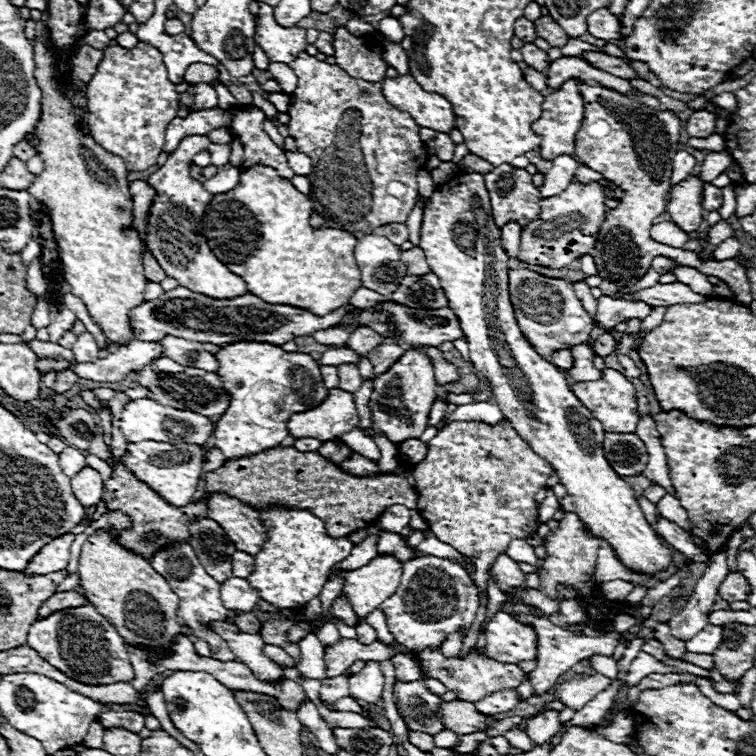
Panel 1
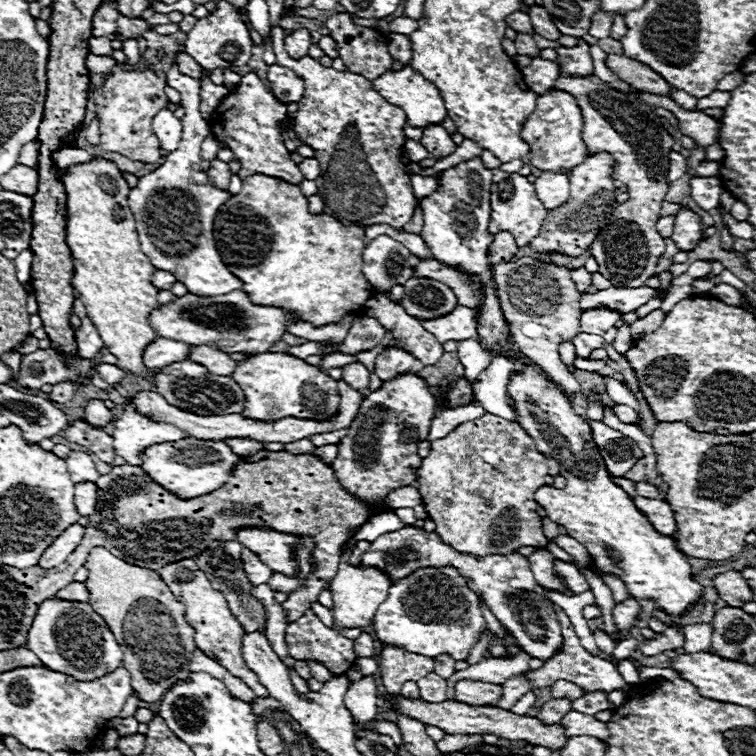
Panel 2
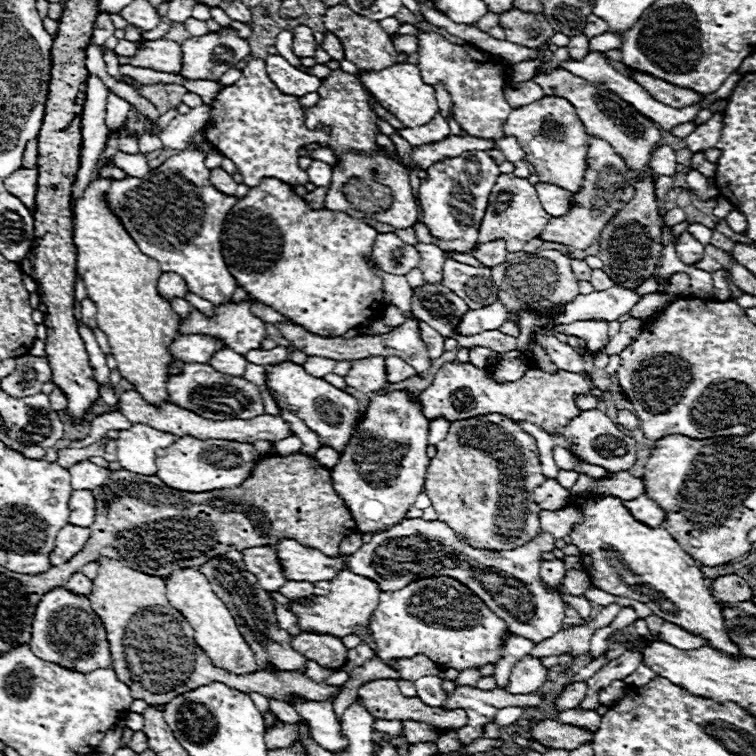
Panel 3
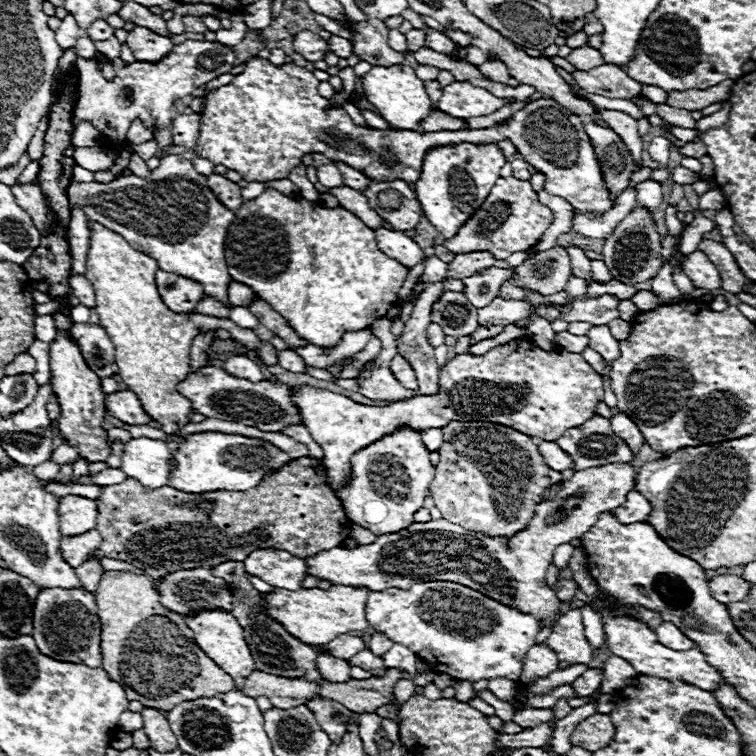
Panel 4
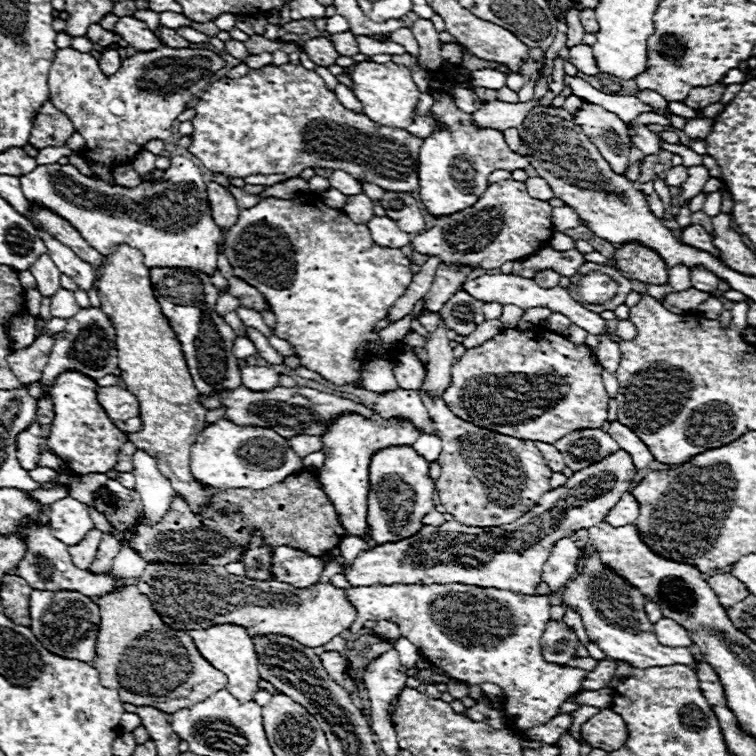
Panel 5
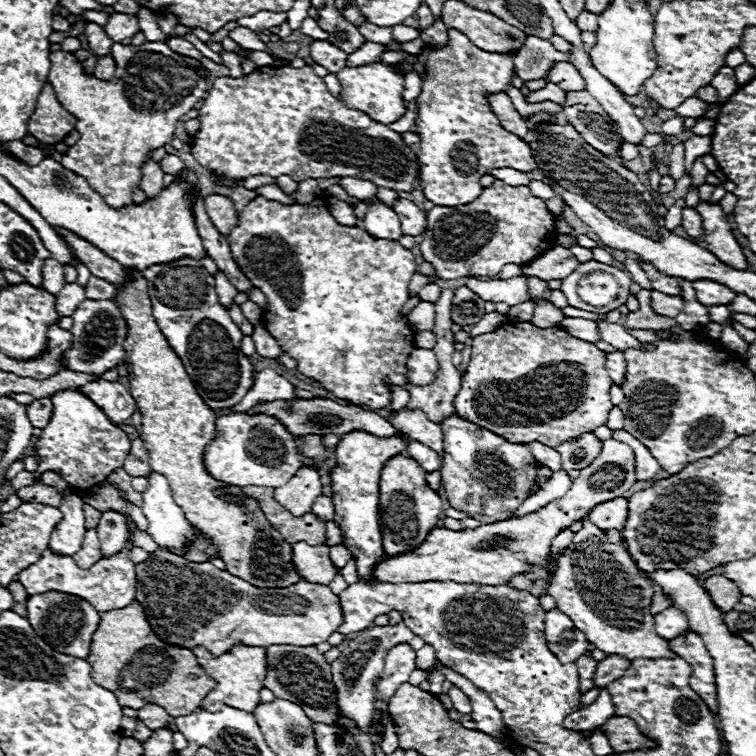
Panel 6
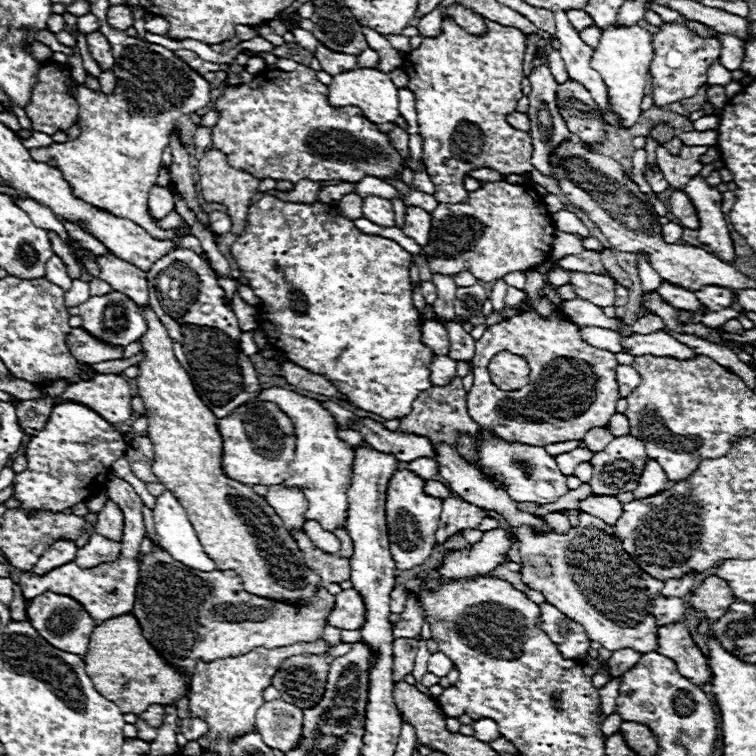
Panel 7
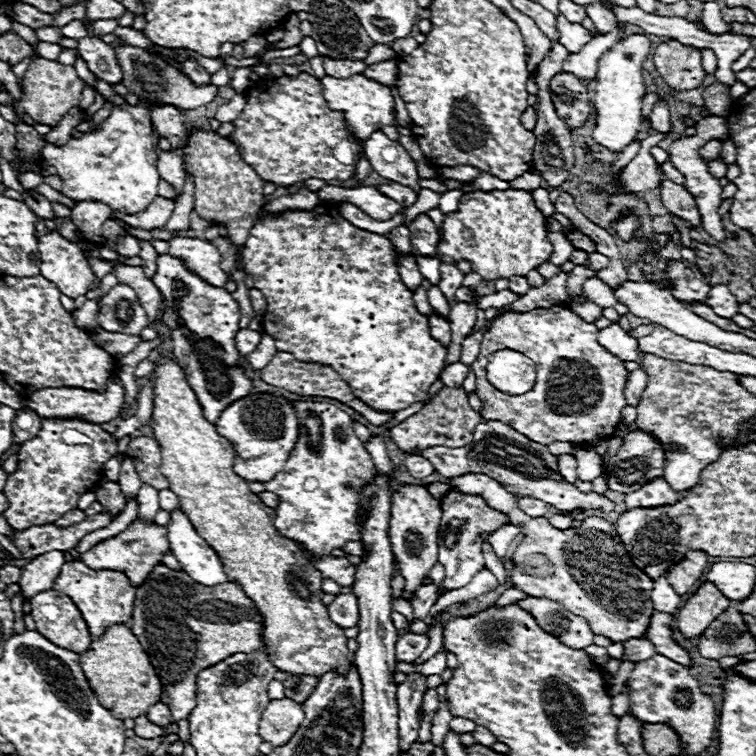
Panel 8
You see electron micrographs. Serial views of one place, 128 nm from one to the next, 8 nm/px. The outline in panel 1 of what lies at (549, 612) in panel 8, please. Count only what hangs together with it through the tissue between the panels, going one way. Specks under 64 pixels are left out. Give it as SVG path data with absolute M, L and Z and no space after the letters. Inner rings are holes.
M514 688L512 690L494 692L494 694L478 700L478 702L474 702L476 710L480 714L488 714L488 716L494 716L494 714L500 714L500 712L508 712L516 704L518 704L518 692Z

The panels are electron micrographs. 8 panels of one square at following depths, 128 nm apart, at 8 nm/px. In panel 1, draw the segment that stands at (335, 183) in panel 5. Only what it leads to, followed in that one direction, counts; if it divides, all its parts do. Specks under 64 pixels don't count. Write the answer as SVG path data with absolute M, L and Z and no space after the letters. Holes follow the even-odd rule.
M286 150L286 158L288 158L288 166L294 170L294 174L300 174L300 176L308 176L310 174L312 162L310 162L310 158L306 154Z

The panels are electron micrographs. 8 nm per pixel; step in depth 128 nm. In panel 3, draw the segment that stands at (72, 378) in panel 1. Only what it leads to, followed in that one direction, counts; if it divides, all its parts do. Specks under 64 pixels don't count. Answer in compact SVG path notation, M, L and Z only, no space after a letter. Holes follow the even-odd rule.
M56 386L54 388L54 392L50 394L50 402L52 402L52 408L58 412L58 410L66 410L66 406L68 406L68 400L66 400L66 396L64 396L64 392Z

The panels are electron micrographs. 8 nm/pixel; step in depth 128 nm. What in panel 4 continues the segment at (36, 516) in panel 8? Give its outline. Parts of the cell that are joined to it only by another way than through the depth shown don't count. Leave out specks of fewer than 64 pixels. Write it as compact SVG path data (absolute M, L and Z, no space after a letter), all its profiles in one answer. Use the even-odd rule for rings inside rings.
M66 306L66 312L54 312L52 314L54 324L56 324L56 338L50 344L50 372L52 372L52 388L54 394L62 406L60 418L58 418L58 430L62 438L70 444L76 446L82 458L88 462L106 462L110 454L110 444L106 442L106 430L102 428L104 420L104 394L100 388L100 378L90 370L86 364L80 346L70 338L70 328L72 328L72 318L70 318L70 306Z

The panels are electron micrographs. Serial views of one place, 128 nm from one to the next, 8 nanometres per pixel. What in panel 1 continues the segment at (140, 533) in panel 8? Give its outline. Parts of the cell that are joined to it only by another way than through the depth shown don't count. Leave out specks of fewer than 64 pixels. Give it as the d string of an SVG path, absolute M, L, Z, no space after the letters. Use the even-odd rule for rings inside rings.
M64 534L60 538L54 538L50 544L42 546L28 566L22 570L24 574L50 574L60 572L68 566L70 560L70 544L74 542L74 534Z

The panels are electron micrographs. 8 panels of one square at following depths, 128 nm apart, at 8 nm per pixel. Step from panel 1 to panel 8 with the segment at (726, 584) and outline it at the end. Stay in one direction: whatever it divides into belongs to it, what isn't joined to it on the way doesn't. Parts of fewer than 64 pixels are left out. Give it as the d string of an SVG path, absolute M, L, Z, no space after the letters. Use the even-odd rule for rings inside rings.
M704 582L684 604L684 610L678 612L676 628L686 638L700 636L712 620L716 620L726 608L730 606L730 600L712 584Z

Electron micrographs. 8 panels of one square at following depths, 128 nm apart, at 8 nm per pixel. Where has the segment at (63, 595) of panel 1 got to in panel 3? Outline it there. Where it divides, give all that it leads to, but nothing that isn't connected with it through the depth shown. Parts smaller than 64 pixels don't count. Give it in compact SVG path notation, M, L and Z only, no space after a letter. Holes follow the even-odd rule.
M76 572L76 574L74 574L74 576L64 584L64 588L66 588L68 592L72 592L72 594L88 596L88 594L92 592L92 580L90 580L90 578L86 578L84 574Z

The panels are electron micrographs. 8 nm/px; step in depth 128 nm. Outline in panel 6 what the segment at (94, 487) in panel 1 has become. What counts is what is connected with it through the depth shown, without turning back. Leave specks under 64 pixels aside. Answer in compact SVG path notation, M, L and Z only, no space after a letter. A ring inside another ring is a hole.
M76 494L64 496L58 510L62 512L62 520L56 524L50 536L50 548L64 556L74 556L80 550L84 534L86 534L86 518L82 512L82 498Z

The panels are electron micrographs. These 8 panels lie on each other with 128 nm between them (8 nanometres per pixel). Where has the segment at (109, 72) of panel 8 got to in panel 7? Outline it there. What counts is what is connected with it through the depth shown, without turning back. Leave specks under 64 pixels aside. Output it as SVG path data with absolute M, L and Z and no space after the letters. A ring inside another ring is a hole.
M96 30L96 32L86 34L86 40L88 40L88 48L92 52L92 58L100 64L100 68L112 70L114 56L112 56L112 48L110 48L110 42L106 40L106 36Z

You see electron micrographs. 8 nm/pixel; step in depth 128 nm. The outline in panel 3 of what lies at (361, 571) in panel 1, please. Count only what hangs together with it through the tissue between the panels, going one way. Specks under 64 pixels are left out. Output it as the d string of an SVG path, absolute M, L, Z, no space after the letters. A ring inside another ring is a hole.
M354 532L348 538L344 538L344 542L340 544L340 555L345 559L350 558L350 555L355 553L362 545L362 536ZM347 567L336 574L330 586L332 590L328 596L310 596L314 600L310 606L290 606L290 610L300 618L298 630L316 630L318 634L336 634L338 638L344 638L366 628L372 612L380 602L380 586L370 578L350 572Z

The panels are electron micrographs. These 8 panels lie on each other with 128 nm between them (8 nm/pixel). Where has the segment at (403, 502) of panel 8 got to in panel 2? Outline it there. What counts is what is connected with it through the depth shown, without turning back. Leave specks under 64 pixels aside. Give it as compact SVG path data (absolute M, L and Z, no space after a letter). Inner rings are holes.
M414 372L398 374L392 380L382 382L382 386L366 396L360 404L358 416L348 428L348 436L342 438L338 444L340 452L338 458L330 464L332 470L336 470L338 482L358 498L364 498L366 502L380 502L386 498L386 492L396 486L412 486L416 482L416 470L420 468L422 458L418 452L418 442L428 438L428 426L436 414L436 396L430 392L424 378L416 376Z

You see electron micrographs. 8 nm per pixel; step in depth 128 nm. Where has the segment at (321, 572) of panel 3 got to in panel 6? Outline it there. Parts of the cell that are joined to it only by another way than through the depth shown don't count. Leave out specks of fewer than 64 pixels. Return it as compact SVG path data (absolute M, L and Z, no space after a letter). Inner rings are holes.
M606 440L604 442L604 450L594 458L594 462L590 466L586 466L584 470L580 470L580 476L572 480L570 490L562 496L552 500L550 504L538 508L536 512L530 512L522 518L510 518L504 522L496 522L496 524L482 524L474 530L466 528L466 530L448 530L448 528L434 528L428 532L426 540L412 552L406 554L398 554L398 556L384 556L376 568L374 568L374 578L380 582L472 582L472 584L490 584L490 586L498 586L498 584L508 584L510 578L514 574L524 574L530 572L532 568L542 568L548 560L548 552L550 552L550 542L554 536L558 536L564 528L570 528L576 520L588 518L592 508L614 500L618 496L622 496L626 490L632 488L632 484L636 482L636 472L634 472L634 452L628 444L624 442L616 442L616 440Z

